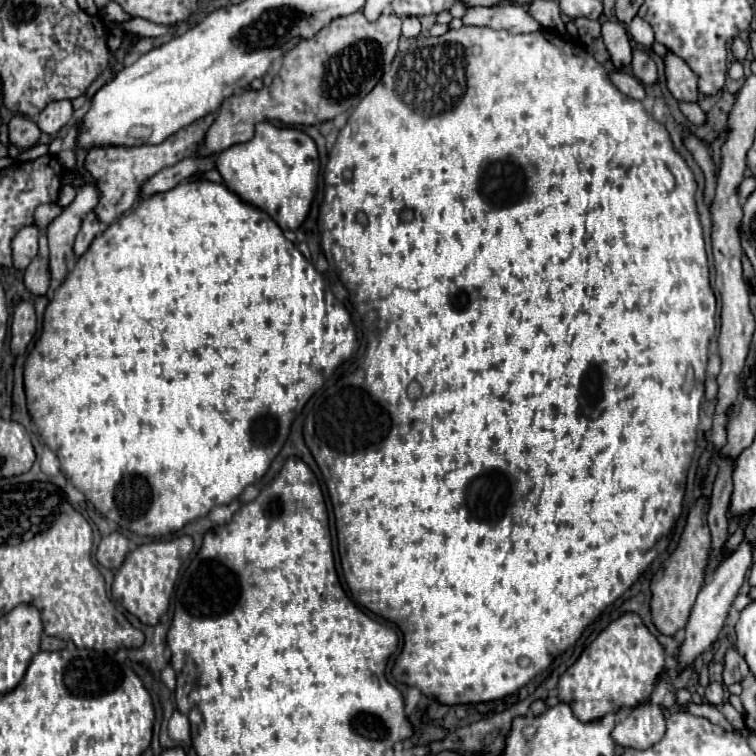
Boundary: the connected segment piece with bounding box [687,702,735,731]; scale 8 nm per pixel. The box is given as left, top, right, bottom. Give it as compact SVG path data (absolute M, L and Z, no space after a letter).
M689 702L687 704L688 711L700 717L705 717L711 721L713 724L717 724L723 727L725 730L733 730L733 725L731 725L724 715L719 711L718 707L709 703L703 703L701 705L697 705L693 702Z

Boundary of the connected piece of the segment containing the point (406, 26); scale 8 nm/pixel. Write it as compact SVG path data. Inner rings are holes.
M407 17L407 19L403 19L403 35L405 35L405 37L413 39L413 37L419 35L419 31L421 31L421 25L419 25L419 19L417 19L417 17Z

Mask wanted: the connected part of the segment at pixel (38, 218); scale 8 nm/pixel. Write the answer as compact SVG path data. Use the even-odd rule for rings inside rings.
M47 203L47 205L39 205L35 211L35 225L37 229L47 229L47 225L61 215L61 207L55 203Z

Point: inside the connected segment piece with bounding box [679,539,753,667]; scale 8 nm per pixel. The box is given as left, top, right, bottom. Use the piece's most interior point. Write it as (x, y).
(710, 610)

